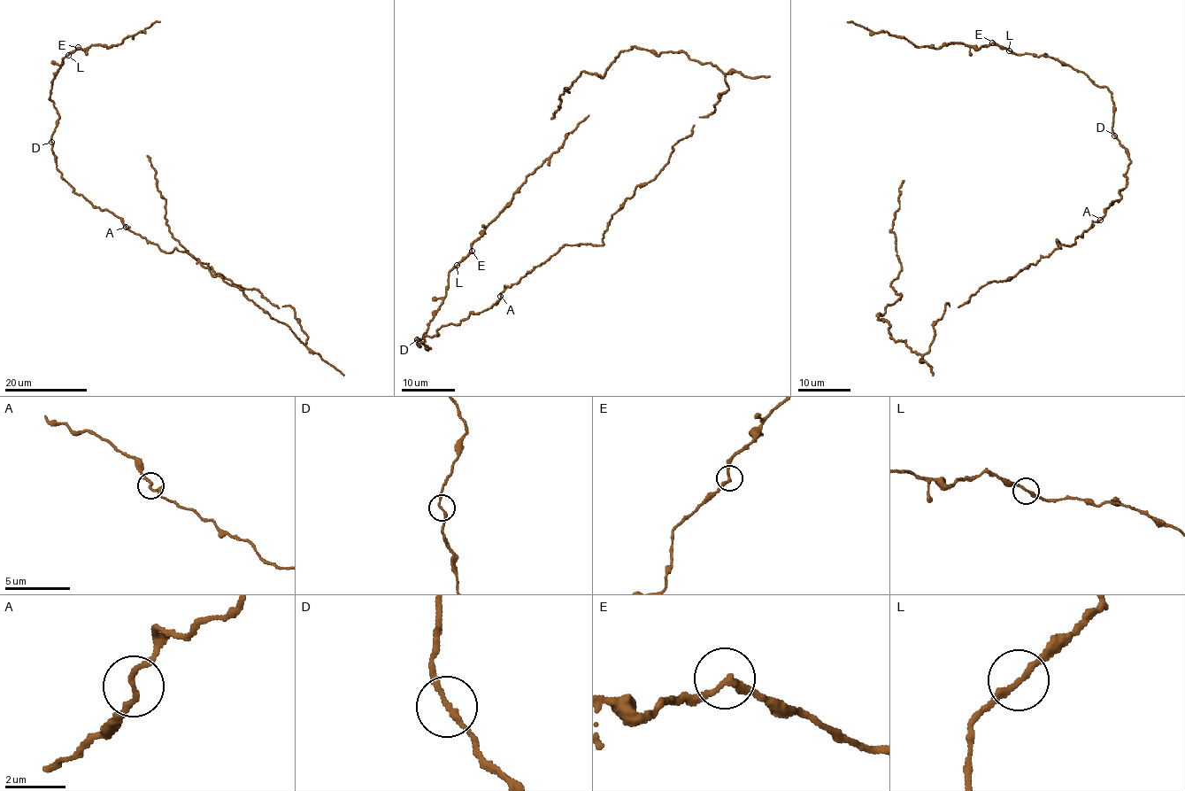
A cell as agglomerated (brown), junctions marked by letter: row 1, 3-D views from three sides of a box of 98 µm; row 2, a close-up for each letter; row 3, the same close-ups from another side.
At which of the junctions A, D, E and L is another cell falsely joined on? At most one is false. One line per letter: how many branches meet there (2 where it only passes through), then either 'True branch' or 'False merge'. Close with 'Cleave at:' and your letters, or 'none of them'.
A: Branches: 2. True branch
D: Branches: 2. True branch
E: Branches: 2. True branch
L: Branches: 2. True branch
Cleave at: none of them

